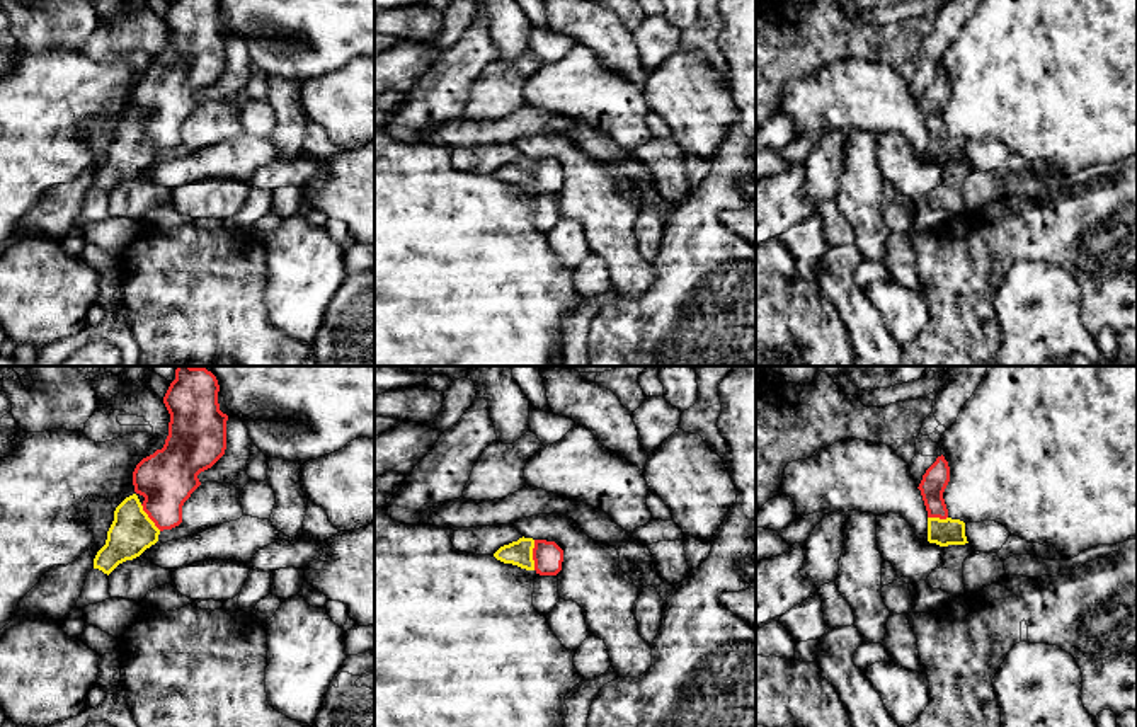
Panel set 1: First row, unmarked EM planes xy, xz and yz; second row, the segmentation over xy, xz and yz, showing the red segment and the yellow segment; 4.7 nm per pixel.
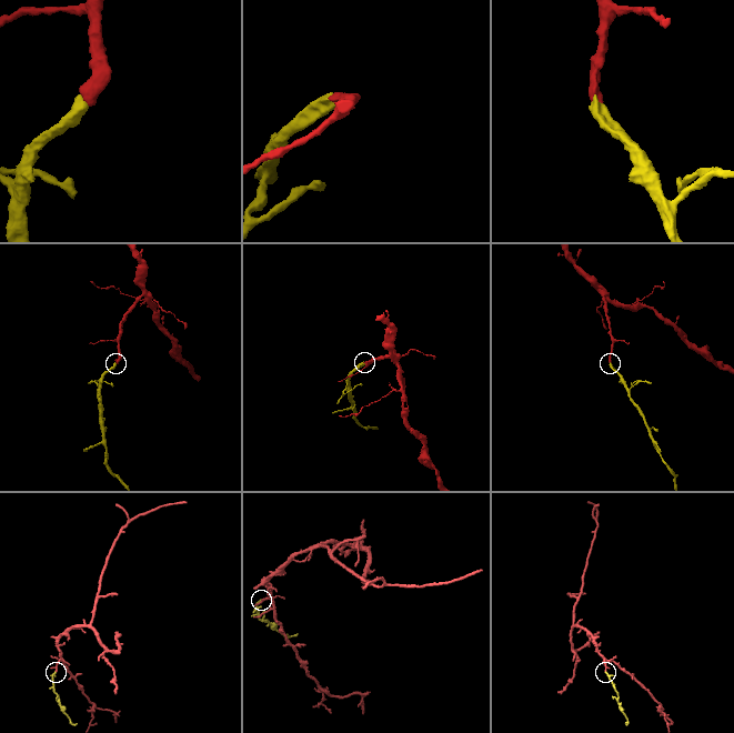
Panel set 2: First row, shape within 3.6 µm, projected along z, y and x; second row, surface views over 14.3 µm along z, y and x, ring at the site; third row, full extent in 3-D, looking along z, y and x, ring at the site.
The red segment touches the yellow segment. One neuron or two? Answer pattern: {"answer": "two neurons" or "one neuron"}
{"answer": "one neuron"}

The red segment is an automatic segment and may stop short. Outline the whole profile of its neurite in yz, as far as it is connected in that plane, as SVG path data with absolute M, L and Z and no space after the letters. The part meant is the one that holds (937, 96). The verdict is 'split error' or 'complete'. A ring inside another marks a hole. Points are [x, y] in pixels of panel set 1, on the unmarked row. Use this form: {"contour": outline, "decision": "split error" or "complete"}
{"contour": "M941 73L926 89L917 106L928 129L928 160L940 165L968 162L965 155L965 141L948 135L948 128L943 117L943 111L948 100L950 85Z", "decision": "split error"}

